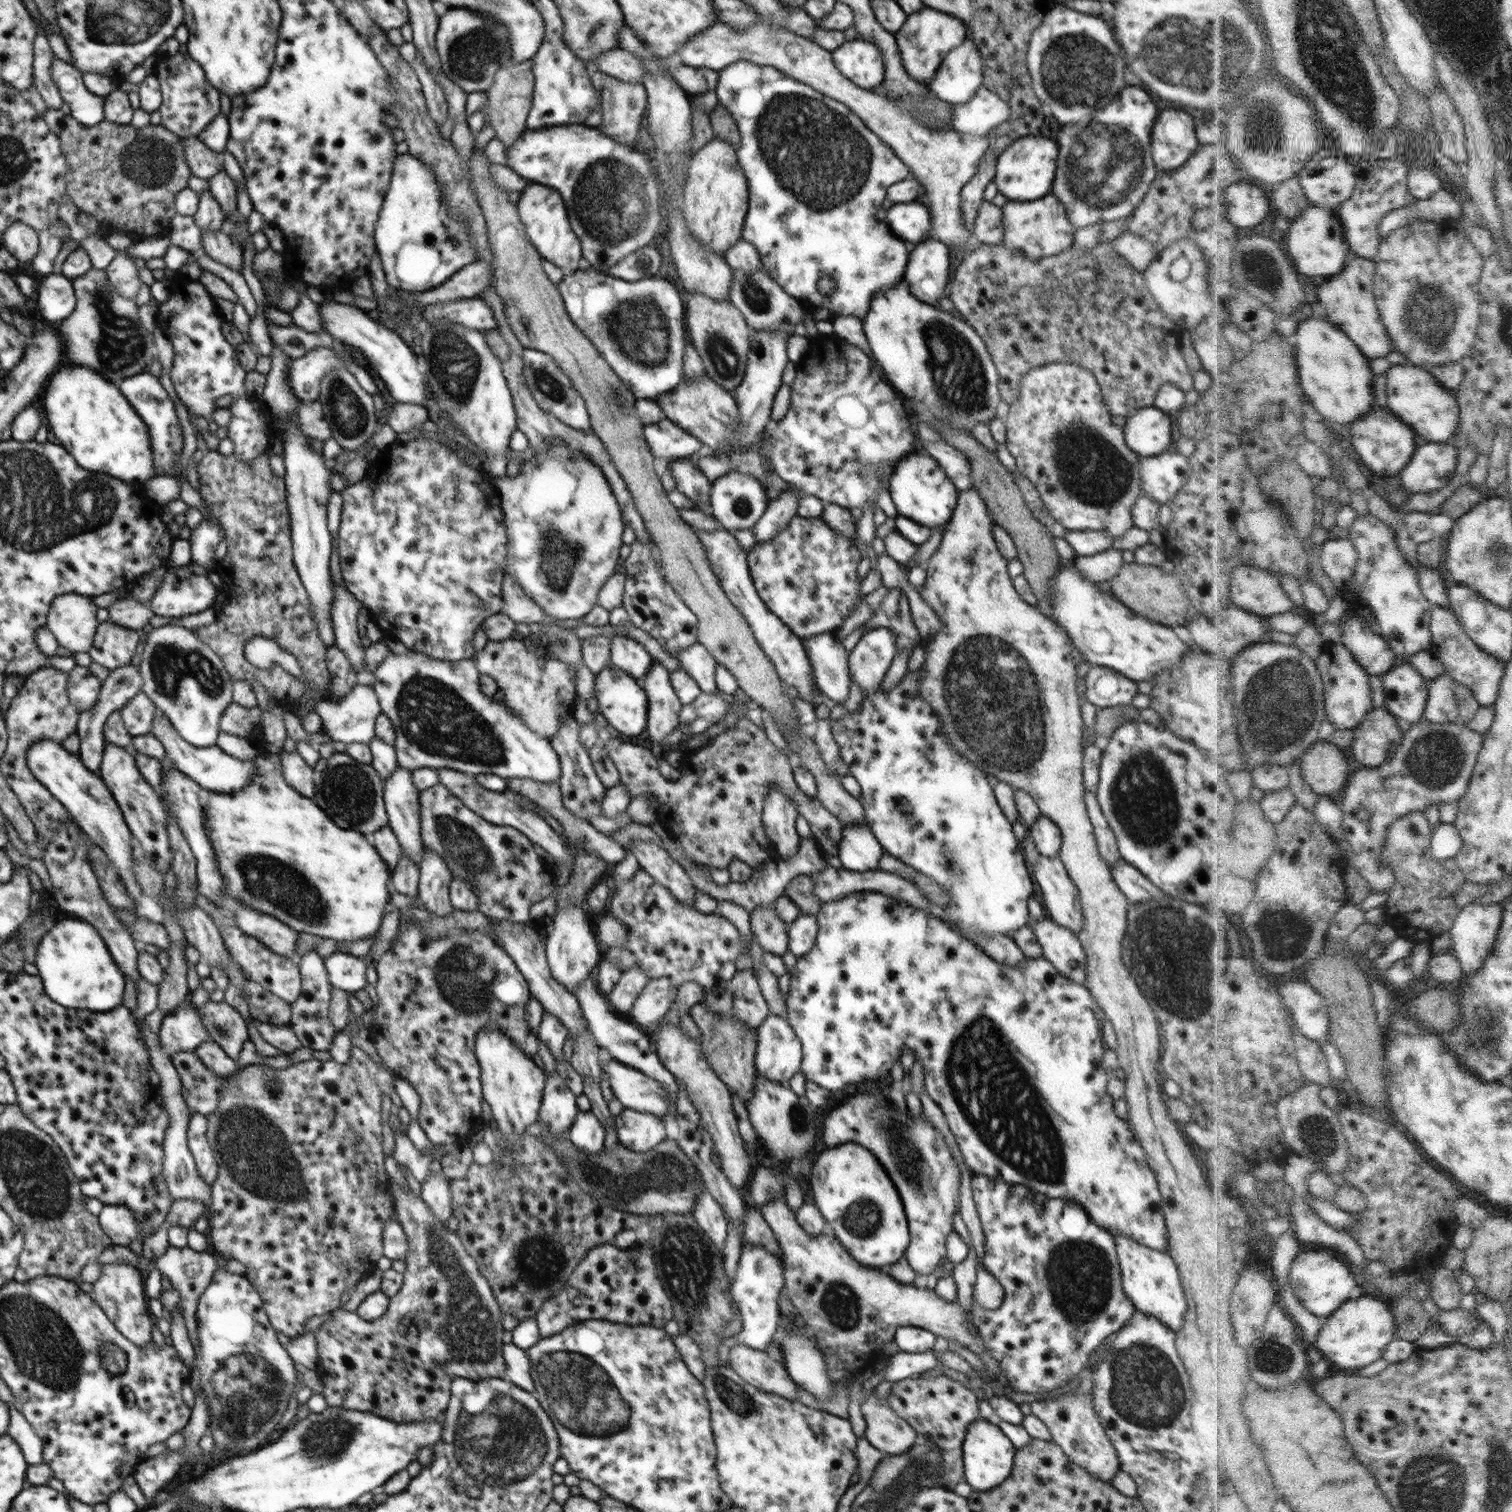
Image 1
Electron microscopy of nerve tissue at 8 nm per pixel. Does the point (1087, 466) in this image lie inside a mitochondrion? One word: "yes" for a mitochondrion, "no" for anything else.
yes

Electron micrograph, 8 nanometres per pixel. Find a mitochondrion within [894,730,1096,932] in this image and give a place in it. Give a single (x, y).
(948, 862)

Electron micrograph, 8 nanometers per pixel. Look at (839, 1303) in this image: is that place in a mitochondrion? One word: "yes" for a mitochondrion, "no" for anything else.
yes

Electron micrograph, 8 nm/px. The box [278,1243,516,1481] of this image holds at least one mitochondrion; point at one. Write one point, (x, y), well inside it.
(324, 1441)

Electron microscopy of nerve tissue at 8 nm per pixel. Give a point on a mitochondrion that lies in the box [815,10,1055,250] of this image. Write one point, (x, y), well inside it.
(1010, 81)

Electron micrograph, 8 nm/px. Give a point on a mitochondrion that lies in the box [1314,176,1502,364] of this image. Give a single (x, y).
(1429, 316)

